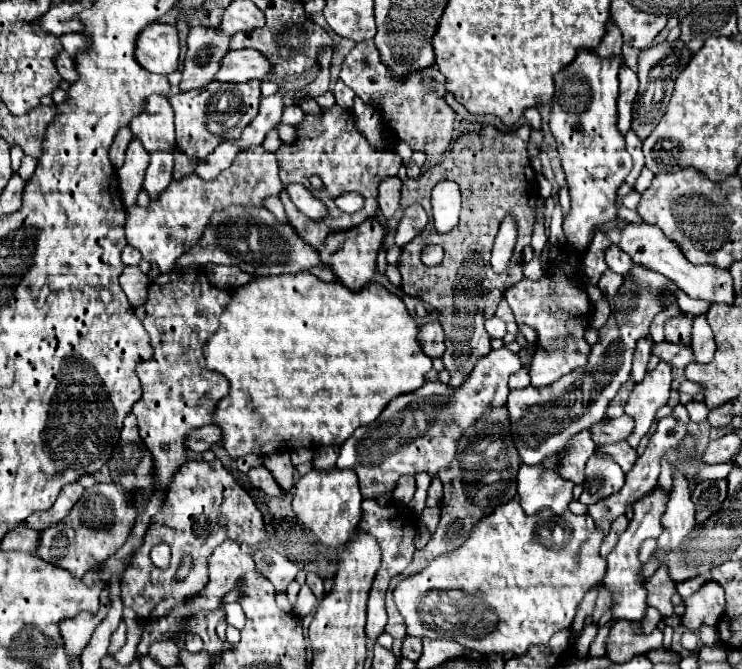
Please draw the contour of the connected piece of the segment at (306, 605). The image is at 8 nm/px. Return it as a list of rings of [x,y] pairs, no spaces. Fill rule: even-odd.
[[[303,585],[301,591],[299,591],[299,597],[297,597],[297,611],[299,611],[299,615],[305,617],[315,607],[317,607],[317,597],[313,595],[313,591],[307,585]]]

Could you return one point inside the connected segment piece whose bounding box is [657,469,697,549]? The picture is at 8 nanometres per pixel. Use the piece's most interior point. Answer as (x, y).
(678, 521)

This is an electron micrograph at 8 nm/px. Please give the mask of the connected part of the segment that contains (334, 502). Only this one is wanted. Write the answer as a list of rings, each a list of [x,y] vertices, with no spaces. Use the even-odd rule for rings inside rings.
[[[337,467],[329,471],[319,469],[309,471],[297,481],[293,495],[293,511],[299,517],[299,521],[307,525],[323,545],[335,549],[343,547],[349,539],[355,537],[359,521],[363,517],[361,503],[363,497],[359,491],[357,473],[353,473],[353,469],[337,469]]]

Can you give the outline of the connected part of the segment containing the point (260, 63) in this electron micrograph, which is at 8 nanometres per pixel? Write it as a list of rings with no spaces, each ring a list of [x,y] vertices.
[[[253,49],[229,51],[221,59],[221,69],[215,73],[215,81],[245,83],[251,79],[263,79],[269,75],[269,59]]]

